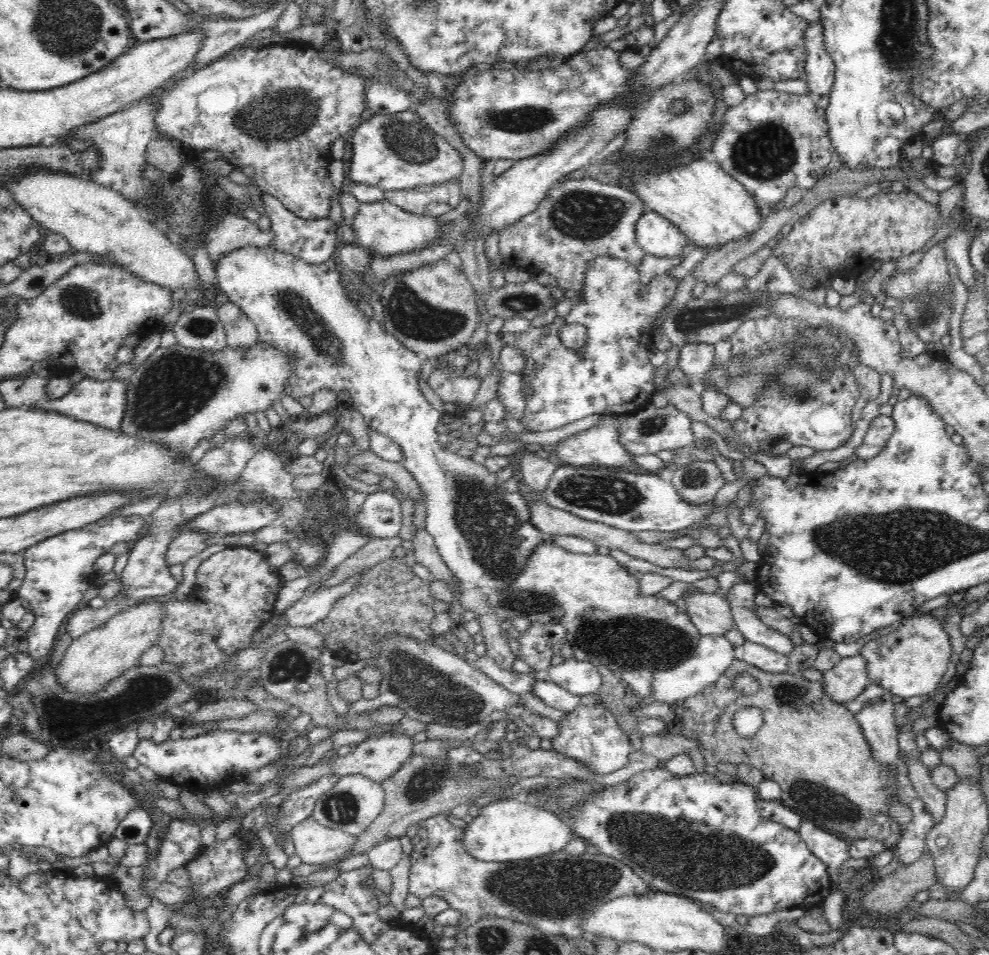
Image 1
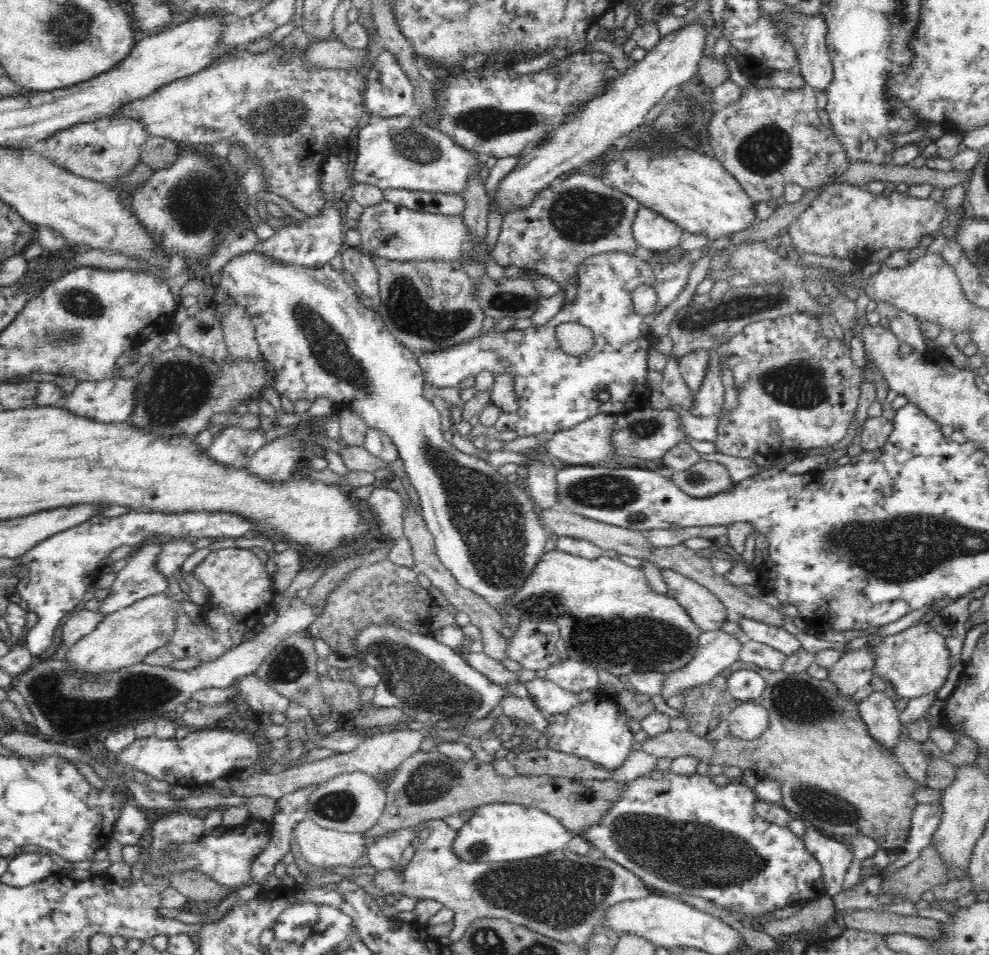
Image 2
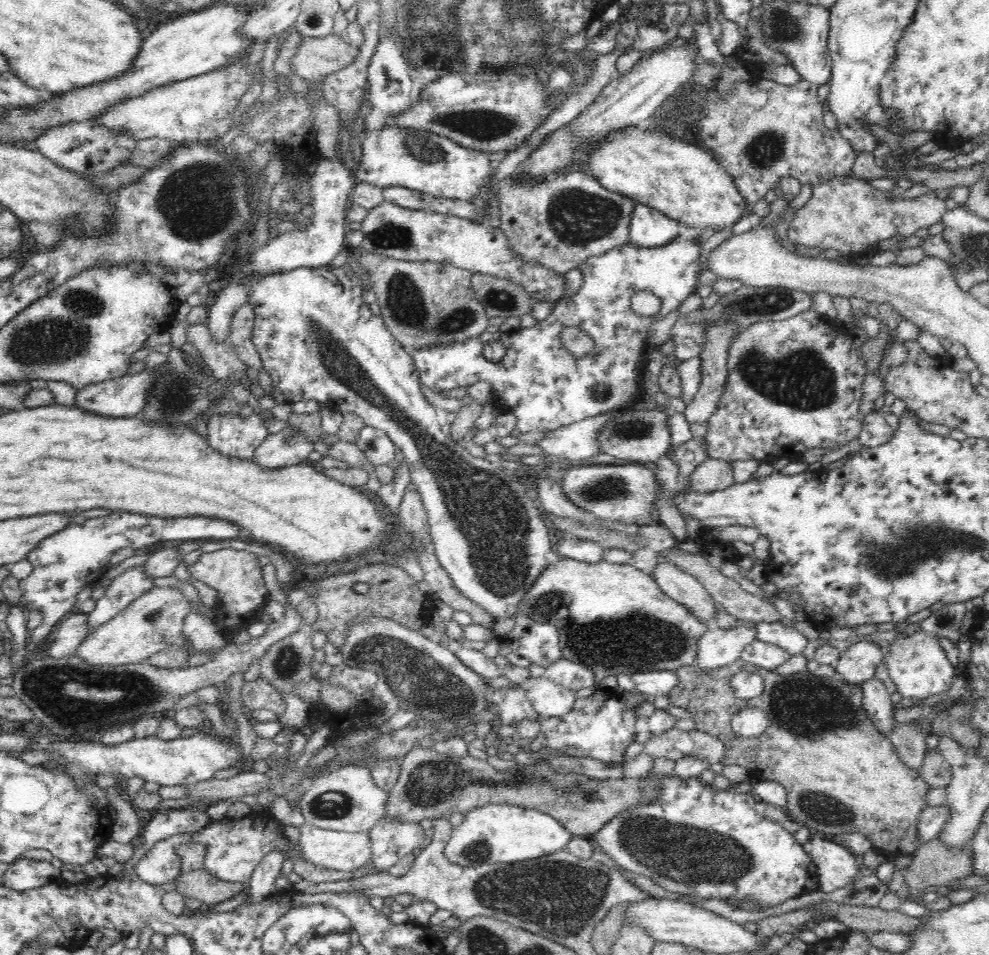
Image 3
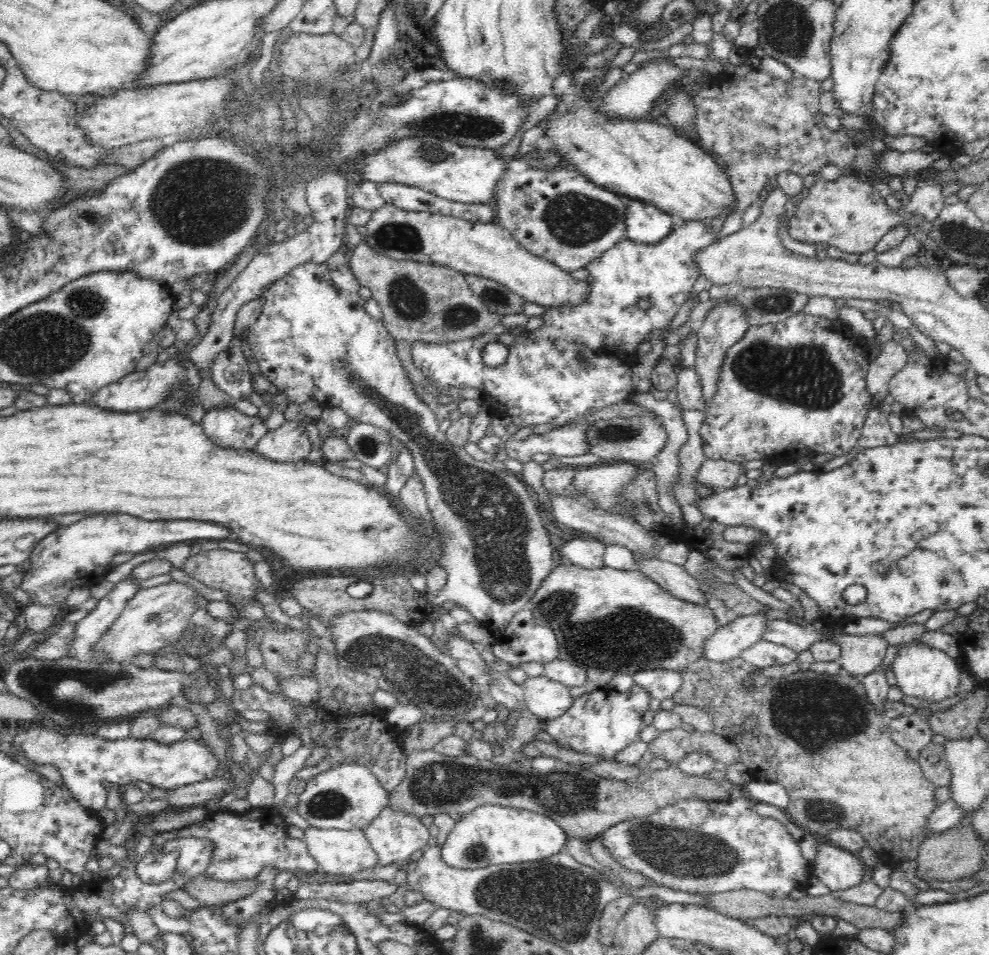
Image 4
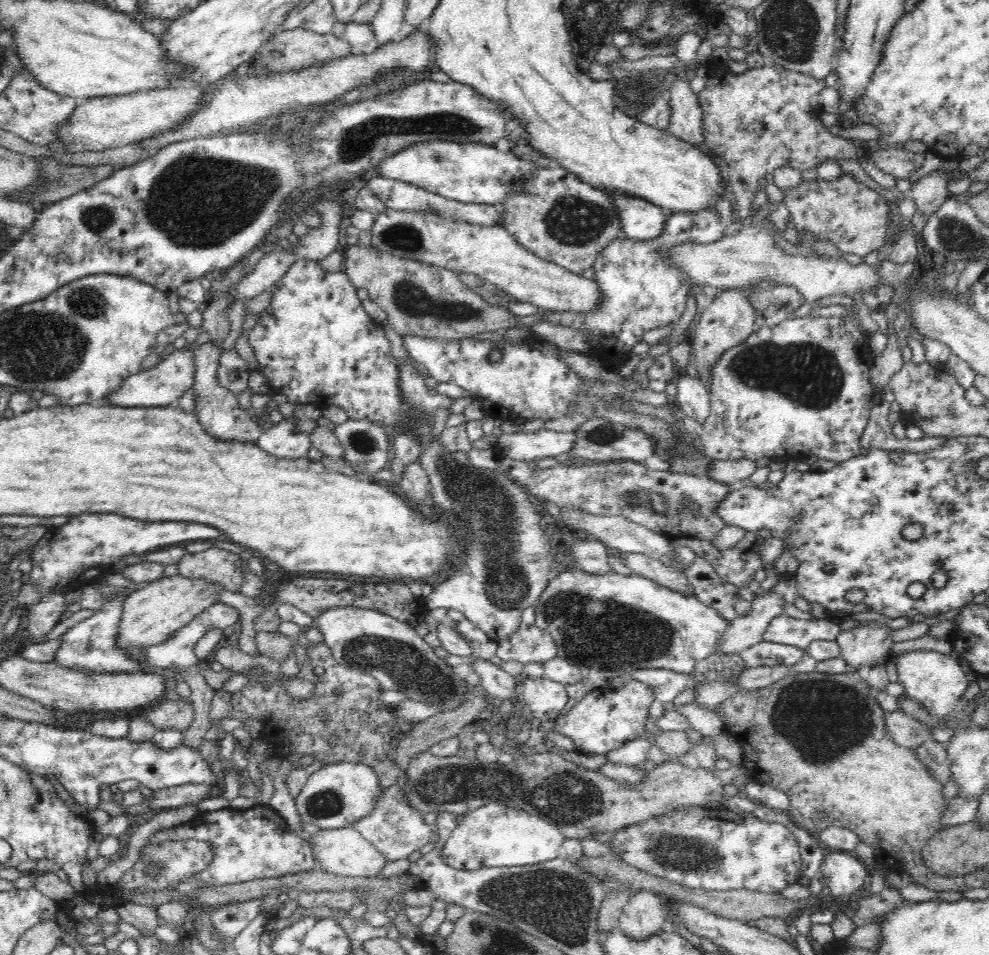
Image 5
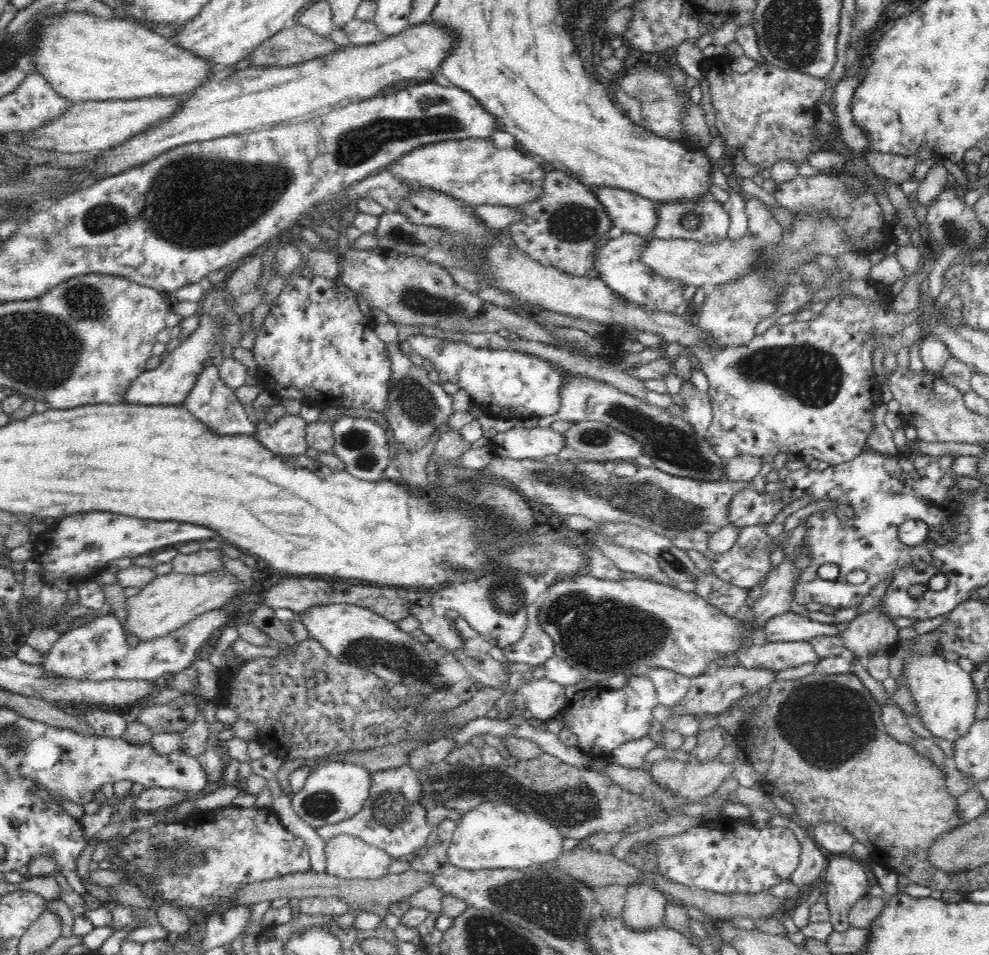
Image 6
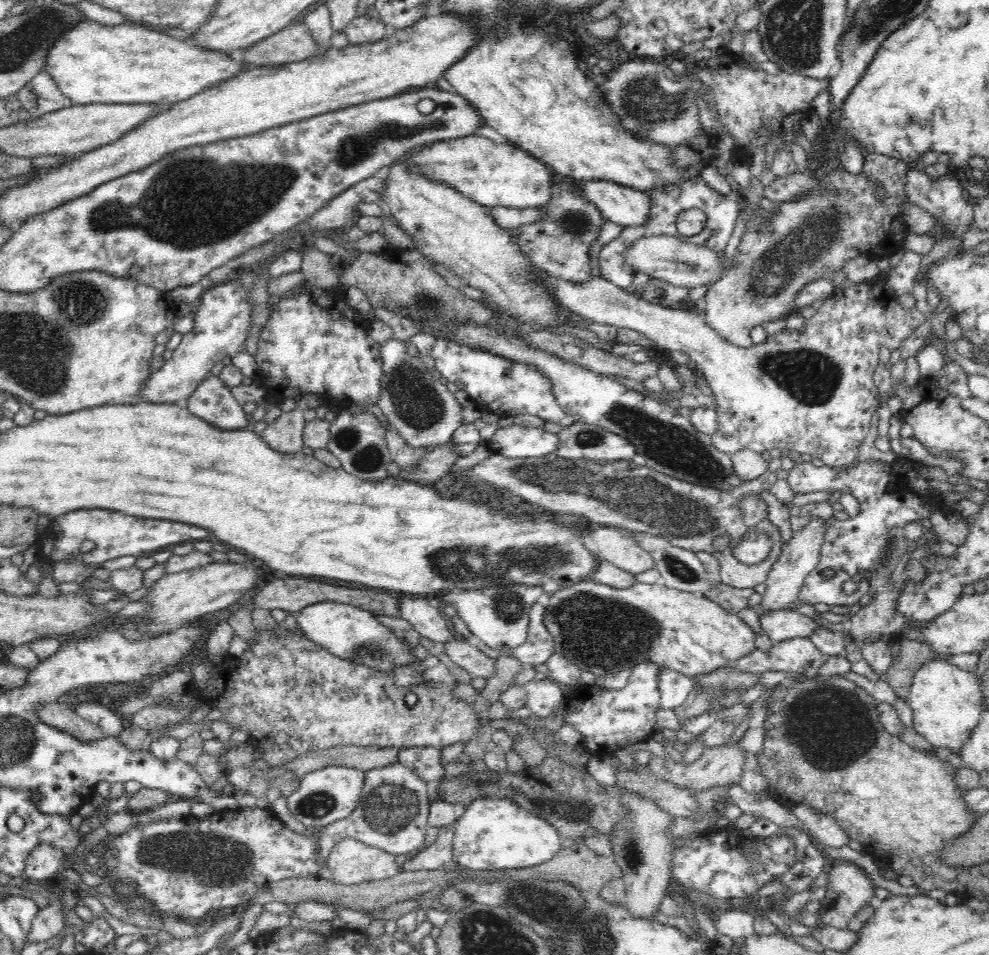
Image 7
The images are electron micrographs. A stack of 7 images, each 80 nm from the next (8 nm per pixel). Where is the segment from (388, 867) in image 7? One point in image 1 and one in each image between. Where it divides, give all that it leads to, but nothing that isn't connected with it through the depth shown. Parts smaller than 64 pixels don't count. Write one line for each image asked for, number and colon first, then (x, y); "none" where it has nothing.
1: (315, 844)
2: (319, 846)
3: (335, 850)
4: (339, 852)
5: (345, 852)
6: (349, 857)

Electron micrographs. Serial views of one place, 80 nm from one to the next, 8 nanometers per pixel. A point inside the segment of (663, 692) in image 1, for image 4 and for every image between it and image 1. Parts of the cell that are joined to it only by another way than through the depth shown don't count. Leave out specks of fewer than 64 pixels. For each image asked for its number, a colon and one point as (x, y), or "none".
2: (717, 650)
3: (718, 647)
4: (728, 642)

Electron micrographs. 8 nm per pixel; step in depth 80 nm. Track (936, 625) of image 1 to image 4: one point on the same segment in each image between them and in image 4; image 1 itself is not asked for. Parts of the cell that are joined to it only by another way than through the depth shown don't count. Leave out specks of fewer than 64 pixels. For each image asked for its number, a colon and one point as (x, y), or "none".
2: (915, 662)
3: (917, 664)
4: (923, 672)

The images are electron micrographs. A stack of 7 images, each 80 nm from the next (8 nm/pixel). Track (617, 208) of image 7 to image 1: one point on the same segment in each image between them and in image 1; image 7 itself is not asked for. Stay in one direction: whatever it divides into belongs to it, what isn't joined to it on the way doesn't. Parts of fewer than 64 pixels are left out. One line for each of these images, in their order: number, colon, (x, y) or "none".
1: (656, 235)
2: (653, 232)
3: (649, 228)
4: (645, 223)
5: (641, 220)
6: (629, 212)

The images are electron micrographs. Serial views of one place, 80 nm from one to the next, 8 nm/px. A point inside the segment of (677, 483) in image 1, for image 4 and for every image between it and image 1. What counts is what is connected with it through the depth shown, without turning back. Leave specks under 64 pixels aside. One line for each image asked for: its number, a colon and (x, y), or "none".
2: (705, 478)
3: (713, 474)
4: (719, 474)

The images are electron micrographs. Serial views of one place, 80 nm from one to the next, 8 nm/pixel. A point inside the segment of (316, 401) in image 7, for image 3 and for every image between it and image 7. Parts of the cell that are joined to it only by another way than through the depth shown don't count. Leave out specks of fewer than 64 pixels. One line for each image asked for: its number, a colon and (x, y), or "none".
3: (290, 446)
4: (288, 443)
5: (282, 440)
6: (285, 436)

